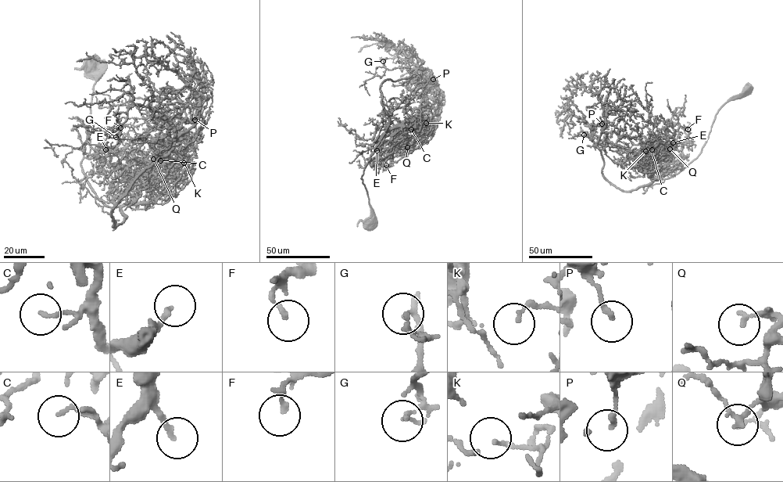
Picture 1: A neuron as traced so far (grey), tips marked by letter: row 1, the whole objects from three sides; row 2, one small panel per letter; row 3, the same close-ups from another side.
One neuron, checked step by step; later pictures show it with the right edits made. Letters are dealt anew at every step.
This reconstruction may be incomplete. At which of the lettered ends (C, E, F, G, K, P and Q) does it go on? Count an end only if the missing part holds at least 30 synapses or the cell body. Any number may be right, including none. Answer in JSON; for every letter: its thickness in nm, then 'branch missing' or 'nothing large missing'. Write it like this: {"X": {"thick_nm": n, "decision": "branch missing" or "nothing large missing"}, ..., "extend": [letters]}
{"C": {"thick_nm": 120, "decision": "branch missing"}, "E": {"thick_nm": 190, "decision": "branch missing"}, "F": {"thick_nm": 160, "decision": "nothing large missing"}, "G": {"thick_nm": 160, "decision": "nothing large missing"}, "K": {"thick_nm": 100, "decision": "nothing large missing"}, "P": {"thick_nm": 160, "decision": "nothing large missing"}, "Q": {"thick_nm": 130, "decision": "nothing large missing"}, "extend": ["C", "E"]}

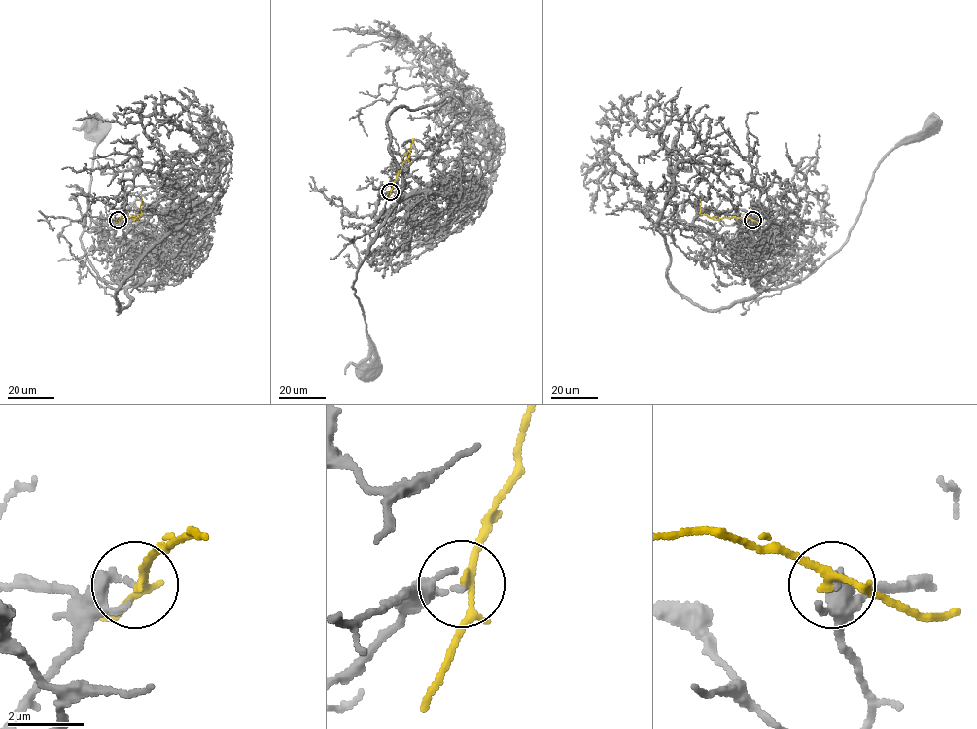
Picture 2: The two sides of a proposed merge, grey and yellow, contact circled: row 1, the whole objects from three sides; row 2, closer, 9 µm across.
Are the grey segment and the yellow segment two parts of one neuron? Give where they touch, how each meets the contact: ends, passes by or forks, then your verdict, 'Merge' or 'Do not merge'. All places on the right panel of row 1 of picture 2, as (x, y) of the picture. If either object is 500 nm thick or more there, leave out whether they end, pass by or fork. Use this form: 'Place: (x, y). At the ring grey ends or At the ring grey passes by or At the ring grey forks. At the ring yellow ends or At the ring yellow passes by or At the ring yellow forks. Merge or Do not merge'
Place: (752, 220). At the ring grey ends. At the ring yellow forks. Do not merge

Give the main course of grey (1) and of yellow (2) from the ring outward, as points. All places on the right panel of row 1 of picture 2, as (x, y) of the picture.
1: (752, 220), (762, 239), (777, 231), (753, 283), (785, 288), (801, 281), (847, 239), (878, 164), (934, 126)
2: (751, 220), (746, 217), (710, 218), (699, 213), (699, 199)

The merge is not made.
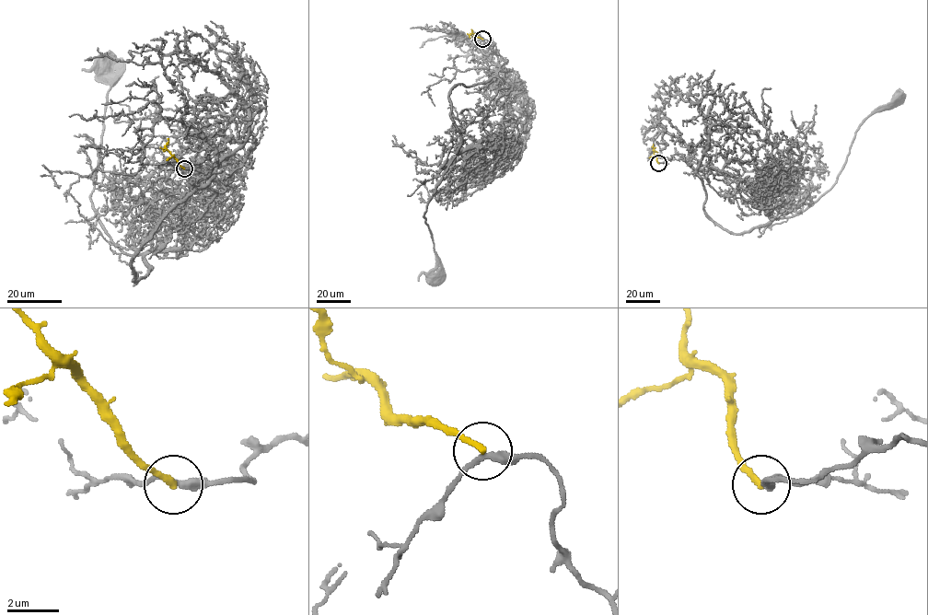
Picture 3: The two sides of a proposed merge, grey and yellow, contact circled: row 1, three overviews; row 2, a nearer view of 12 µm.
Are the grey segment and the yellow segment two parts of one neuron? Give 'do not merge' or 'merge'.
do not merge

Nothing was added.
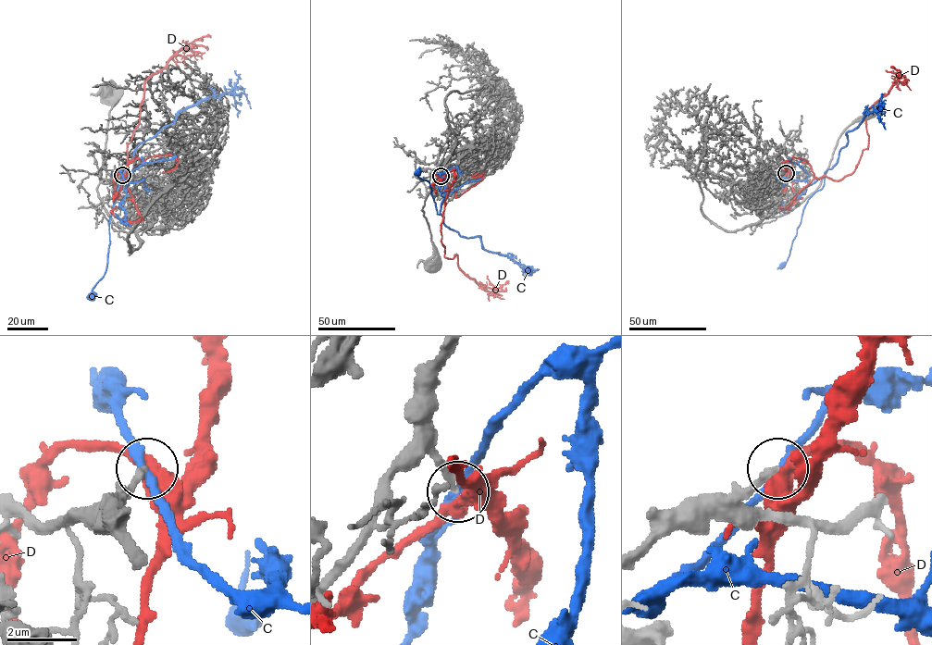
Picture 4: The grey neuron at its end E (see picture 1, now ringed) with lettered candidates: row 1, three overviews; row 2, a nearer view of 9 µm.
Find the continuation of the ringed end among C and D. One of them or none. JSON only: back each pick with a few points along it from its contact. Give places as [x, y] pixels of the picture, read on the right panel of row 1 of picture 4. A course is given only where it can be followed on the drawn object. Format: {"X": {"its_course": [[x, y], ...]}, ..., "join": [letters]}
{"join": []}

